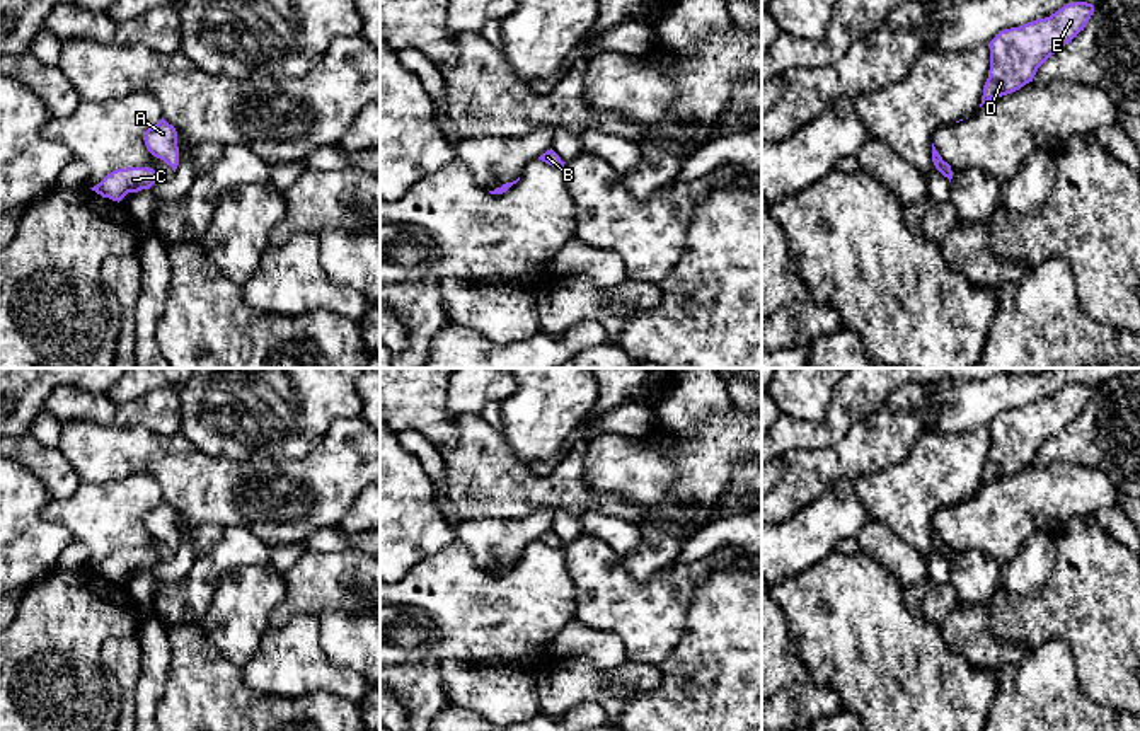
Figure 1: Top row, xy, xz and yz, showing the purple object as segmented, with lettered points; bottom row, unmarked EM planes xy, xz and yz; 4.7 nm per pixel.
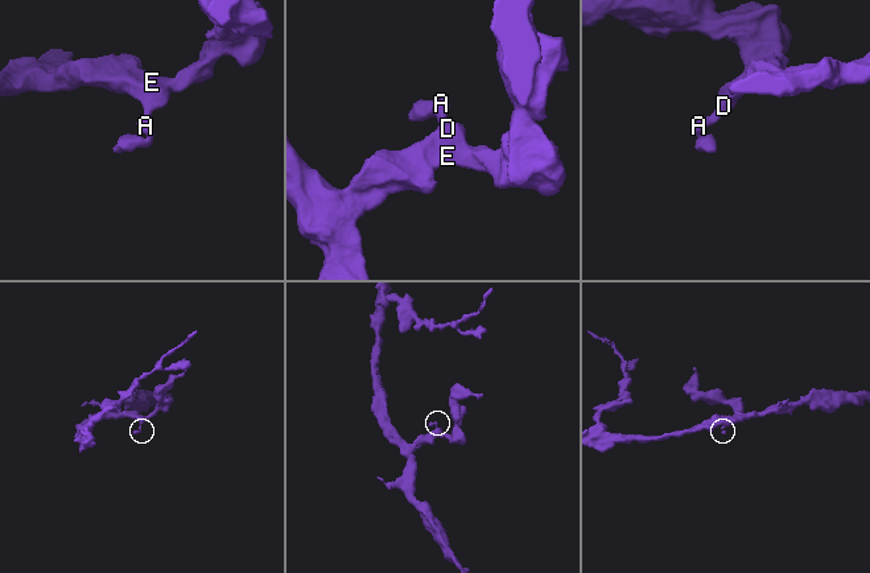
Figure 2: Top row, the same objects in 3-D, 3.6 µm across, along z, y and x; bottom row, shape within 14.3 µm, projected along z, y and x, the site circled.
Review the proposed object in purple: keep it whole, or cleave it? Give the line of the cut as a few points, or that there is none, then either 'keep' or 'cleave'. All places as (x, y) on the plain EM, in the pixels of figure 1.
no cut | keep

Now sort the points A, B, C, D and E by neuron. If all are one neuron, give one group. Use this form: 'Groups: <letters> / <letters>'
Groups: A B C D E

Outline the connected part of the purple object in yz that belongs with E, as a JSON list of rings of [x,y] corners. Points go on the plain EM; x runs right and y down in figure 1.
[[[1074,383],[1045,400],[1000,412],[990,424],[990,452],[980,489],[1033,463],[1038,450],[1084,412],[1094,394],[1087,383]]]

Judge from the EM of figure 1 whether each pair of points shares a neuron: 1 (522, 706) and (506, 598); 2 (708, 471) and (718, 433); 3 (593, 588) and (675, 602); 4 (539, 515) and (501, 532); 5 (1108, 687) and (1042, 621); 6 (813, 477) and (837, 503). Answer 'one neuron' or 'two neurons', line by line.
1: two neurons
2: one neuron
3: one neuron
4: one neuron
5: one neuron
6: two neurons

